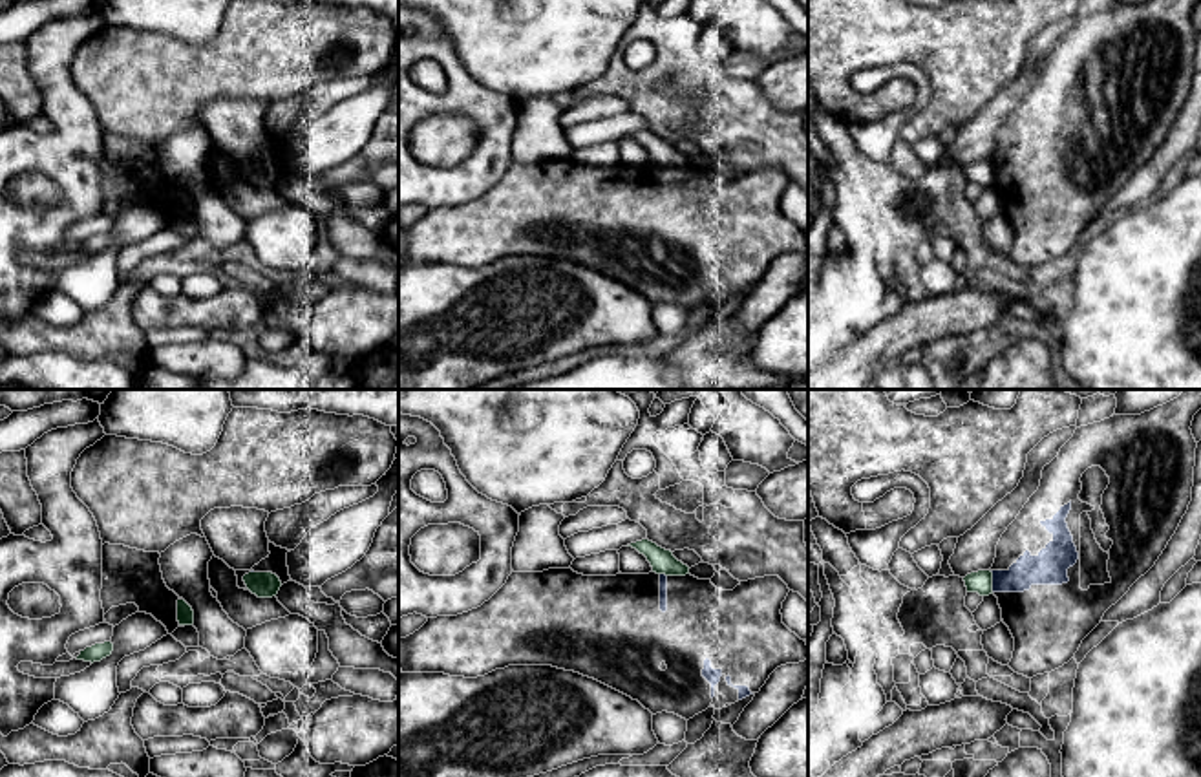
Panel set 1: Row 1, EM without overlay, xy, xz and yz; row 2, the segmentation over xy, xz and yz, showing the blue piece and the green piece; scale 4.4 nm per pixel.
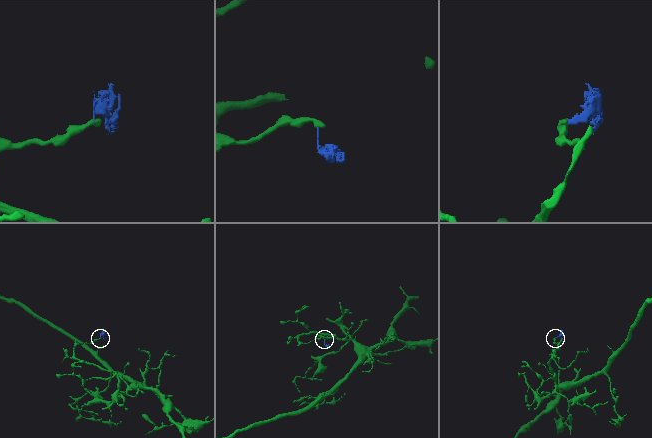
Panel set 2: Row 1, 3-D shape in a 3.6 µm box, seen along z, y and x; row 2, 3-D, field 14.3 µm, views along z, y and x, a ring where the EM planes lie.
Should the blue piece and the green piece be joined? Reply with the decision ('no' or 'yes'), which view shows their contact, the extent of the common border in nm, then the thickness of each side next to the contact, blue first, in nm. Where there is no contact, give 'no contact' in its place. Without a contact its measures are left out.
no | yz | 100 nm | 150/100 nm

